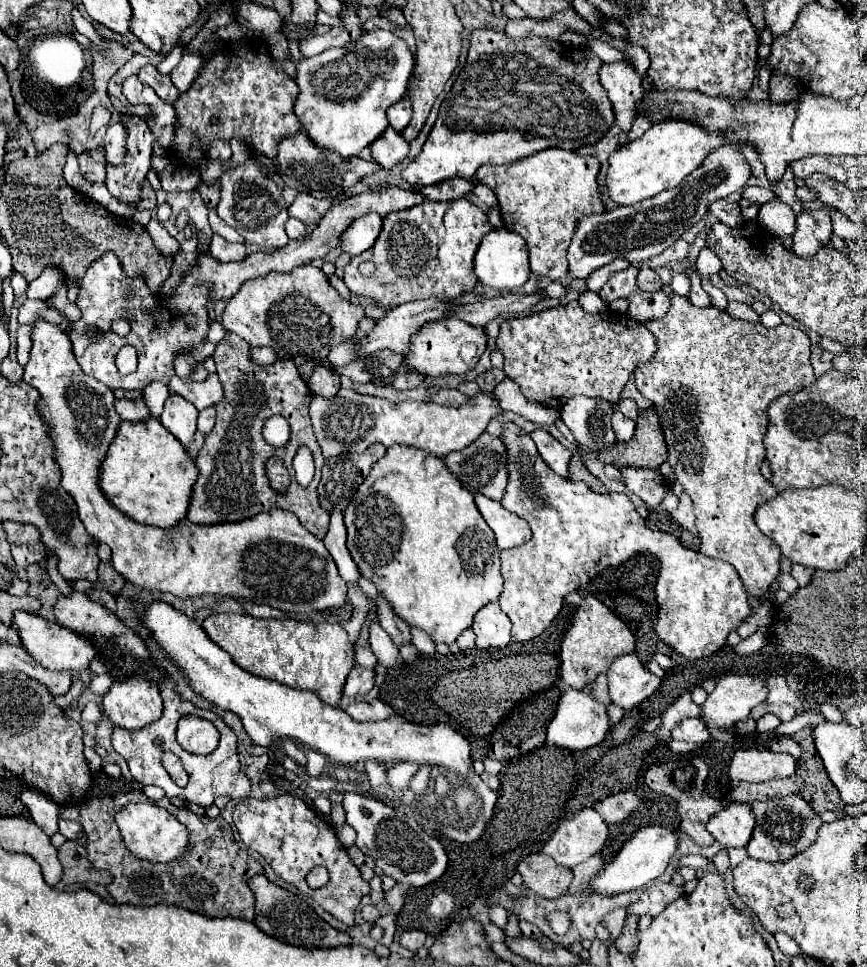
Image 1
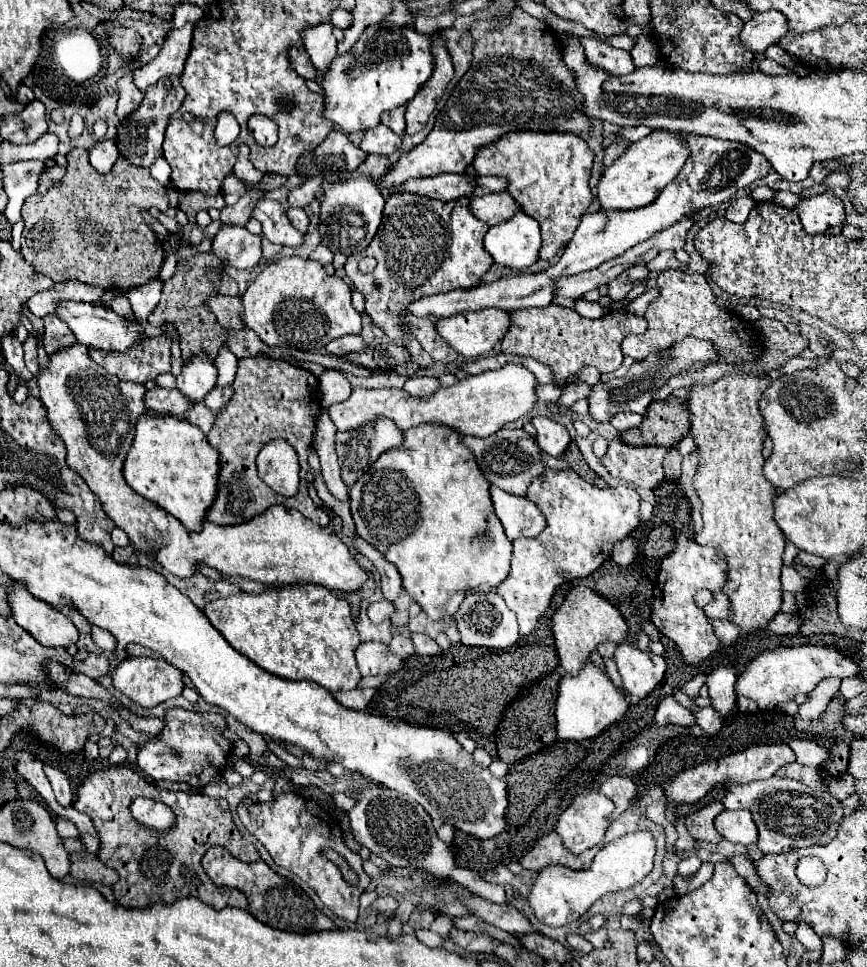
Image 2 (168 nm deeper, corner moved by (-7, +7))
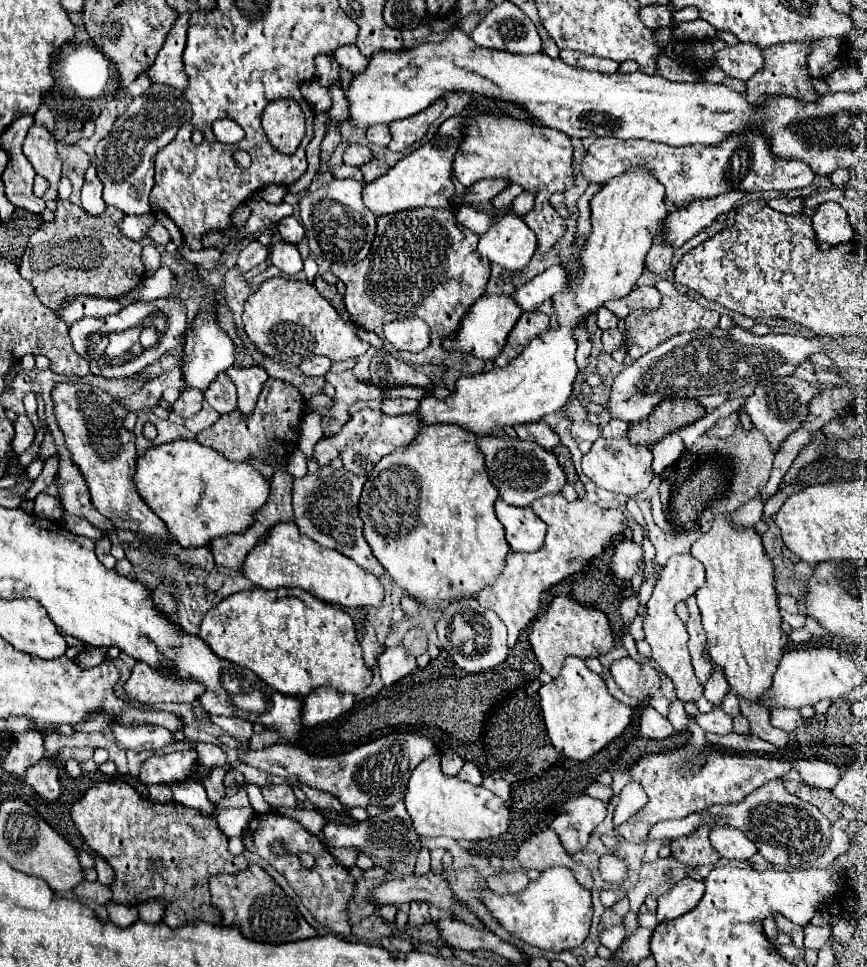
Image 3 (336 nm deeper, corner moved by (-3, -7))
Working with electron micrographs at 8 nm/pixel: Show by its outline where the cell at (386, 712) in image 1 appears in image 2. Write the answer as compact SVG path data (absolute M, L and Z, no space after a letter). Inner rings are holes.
M354 688L354 690L338 690L332 694L338 704L350 710L362 710L368 706L368 702L374 696L372 688Z

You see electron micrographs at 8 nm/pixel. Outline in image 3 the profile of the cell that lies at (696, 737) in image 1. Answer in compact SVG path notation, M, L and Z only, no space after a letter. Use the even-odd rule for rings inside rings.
M646 706L644 712L642 712L642 720L640 720L640 732L642 732L646 738L662 740L662 738L672 736L676 730L674 730L672 724L668 722L668 718L660 716L654 708Z

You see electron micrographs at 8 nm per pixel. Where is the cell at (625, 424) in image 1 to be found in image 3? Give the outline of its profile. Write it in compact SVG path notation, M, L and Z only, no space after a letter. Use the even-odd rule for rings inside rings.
M610 420L604 428L602 428L602 436L604 438L618 438L618 436L626 436L628 432L628 424L622 420Z

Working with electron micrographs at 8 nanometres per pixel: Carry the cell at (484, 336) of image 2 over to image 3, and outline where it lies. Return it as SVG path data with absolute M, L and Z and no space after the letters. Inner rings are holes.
M482 296L476 300L476 304L472 306L470 312L466 312L466 316L462 318L458 330L454 332L454 336L446 336L442 340L442 346L448 352L464 352L464 354L472 354L480 360L494 360L506 344L506 338L510 334L510 330L514 328L516 320L520 318L522 310L510 300L510 296Z

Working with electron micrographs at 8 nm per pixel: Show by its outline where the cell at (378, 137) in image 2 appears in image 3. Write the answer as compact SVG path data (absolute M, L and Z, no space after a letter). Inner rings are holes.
M350 144L344 152L344 164L350 164L350 166L362 166L362 164L368 164L370 160L374 160L372 150L364 144Z

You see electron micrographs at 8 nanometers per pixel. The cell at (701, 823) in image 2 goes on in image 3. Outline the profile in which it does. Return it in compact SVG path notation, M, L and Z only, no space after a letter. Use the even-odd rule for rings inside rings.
M700 826L686 838L672 840L672 856L686 866L700 866L700 864L716 864L720 860L718 852L712 848L708 840L708 826Z

